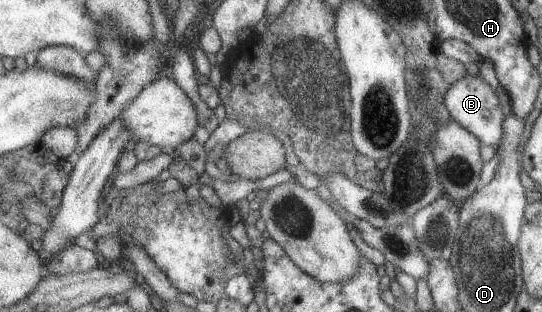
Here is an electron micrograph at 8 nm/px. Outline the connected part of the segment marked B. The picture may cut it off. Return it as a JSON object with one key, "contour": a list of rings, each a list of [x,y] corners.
{"contour":[[[466,73],[455,84],[451,84],[449,90],[445,92],[443,104],[445,104],[444,108],[449,113],[451,120],[475,136],[481,145],[495,148],[499,144],[499,140],[503,136],[504,115],[501,113],[501,106],[499,106],[496,93],[491,90],[481,76],[469,76]]]}

